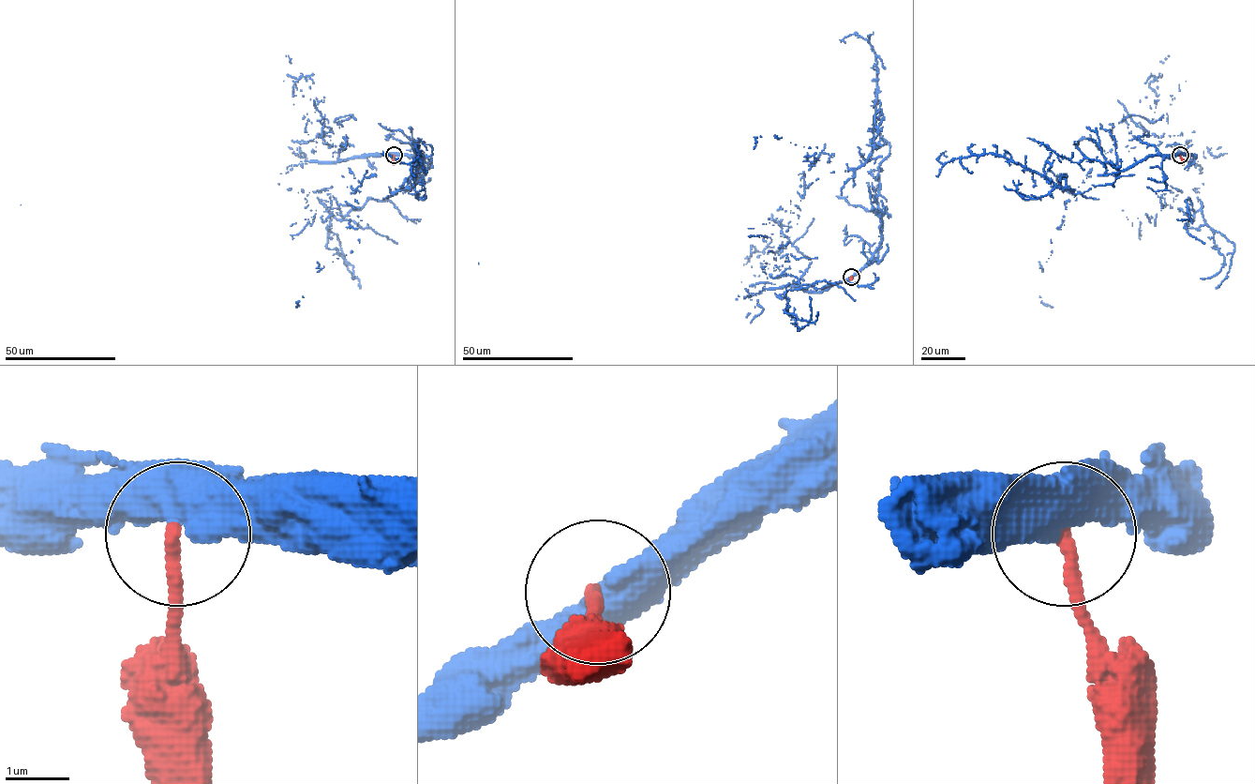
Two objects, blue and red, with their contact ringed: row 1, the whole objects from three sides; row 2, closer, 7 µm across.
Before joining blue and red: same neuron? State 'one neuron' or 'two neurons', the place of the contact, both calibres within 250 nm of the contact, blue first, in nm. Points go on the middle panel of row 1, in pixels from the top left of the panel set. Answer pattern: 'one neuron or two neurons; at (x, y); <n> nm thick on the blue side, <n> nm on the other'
two neurons; at (851, 277); 550 nm thick on the blue side, 200 nm on the other

